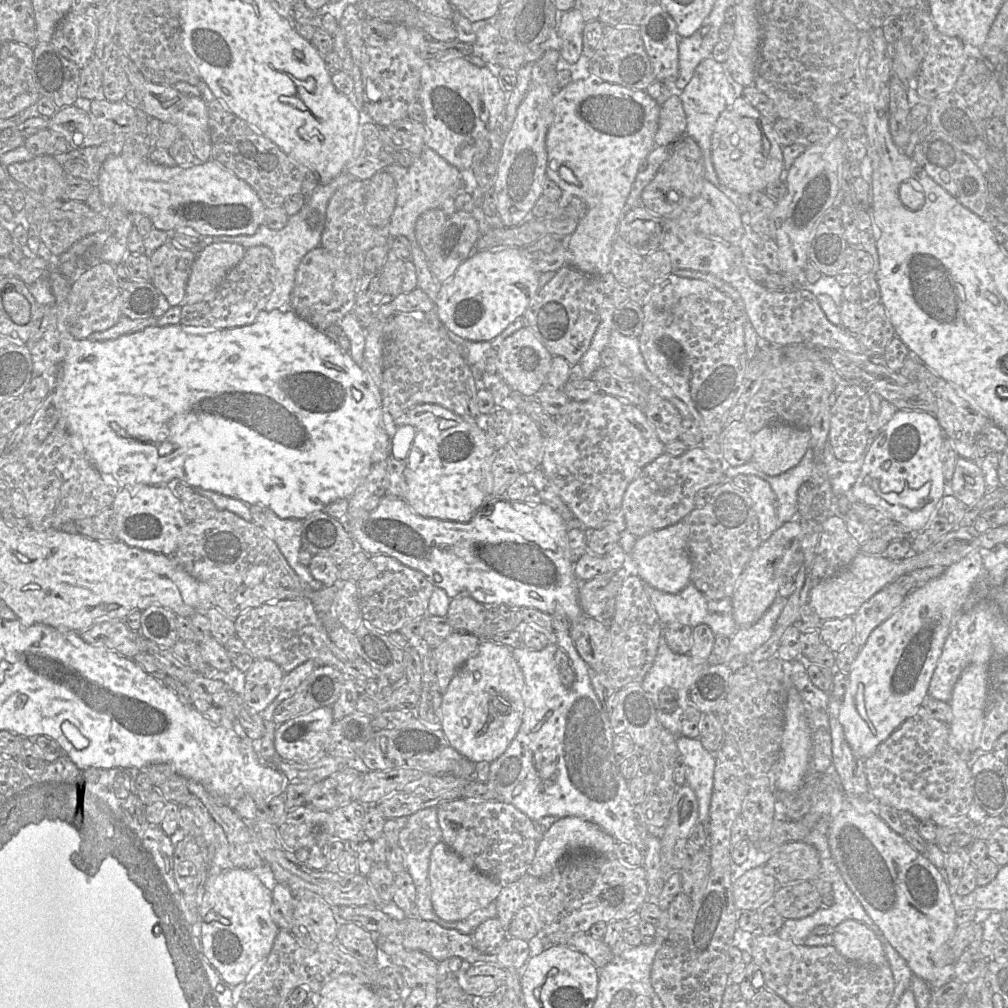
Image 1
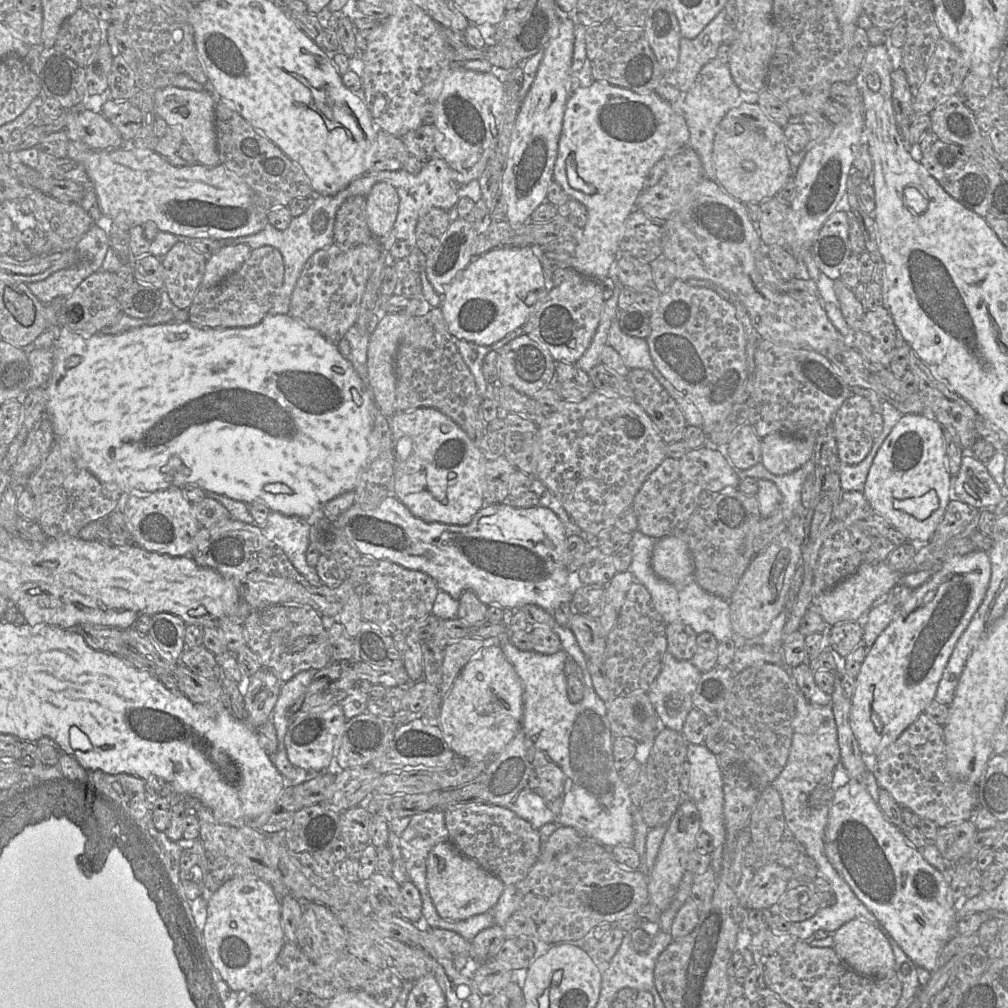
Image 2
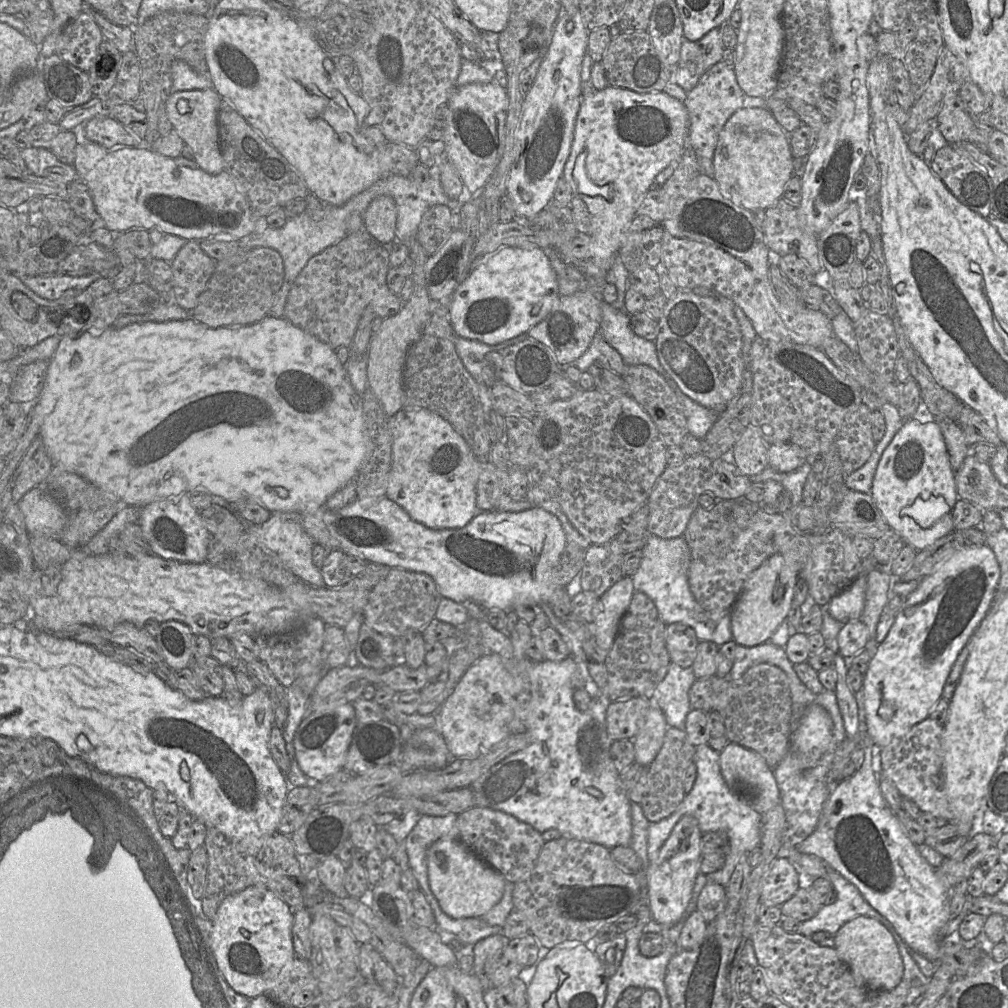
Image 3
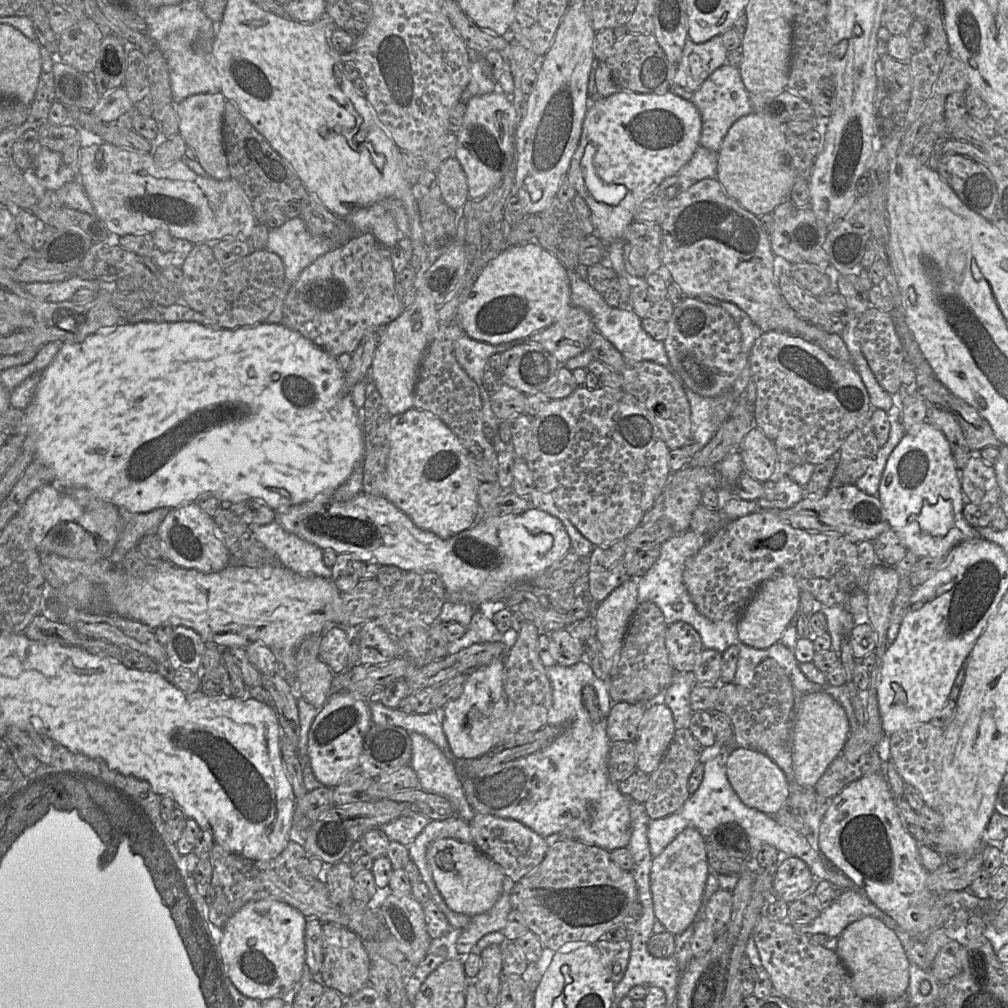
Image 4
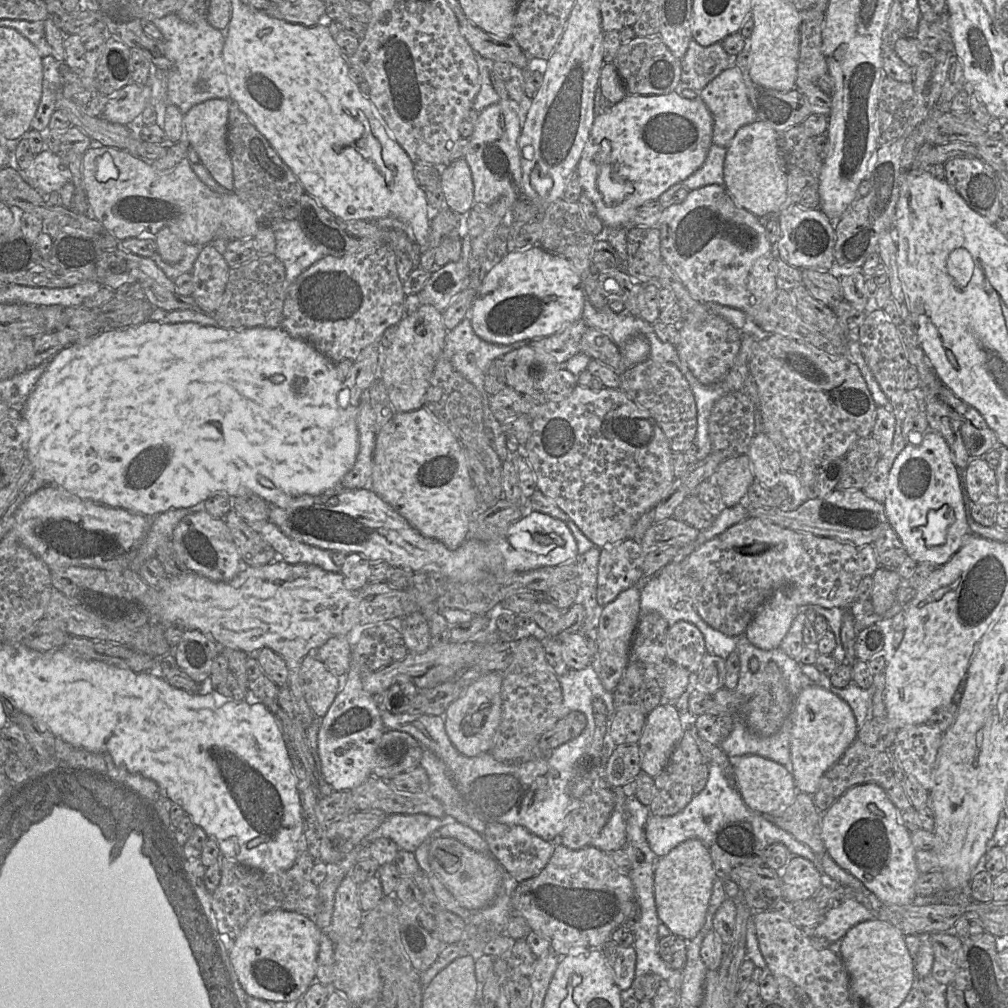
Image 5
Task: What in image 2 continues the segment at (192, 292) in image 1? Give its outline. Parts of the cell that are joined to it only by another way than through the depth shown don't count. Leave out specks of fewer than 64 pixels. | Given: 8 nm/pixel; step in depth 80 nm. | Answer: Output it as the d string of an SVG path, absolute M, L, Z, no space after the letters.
M246 244L228 245L222 247L216 254L207 256L200 287L211 288L219 284L243 264L251 250Z

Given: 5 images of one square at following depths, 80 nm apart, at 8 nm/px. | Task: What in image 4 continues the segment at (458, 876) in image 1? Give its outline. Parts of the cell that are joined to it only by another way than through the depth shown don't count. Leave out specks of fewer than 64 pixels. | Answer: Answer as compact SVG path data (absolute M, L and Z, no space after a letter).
M453 838L438 839L427 851L427 862L438 890L454 912L470 917L484 913L501 895L505 877L502 869L473 843L464 843Z

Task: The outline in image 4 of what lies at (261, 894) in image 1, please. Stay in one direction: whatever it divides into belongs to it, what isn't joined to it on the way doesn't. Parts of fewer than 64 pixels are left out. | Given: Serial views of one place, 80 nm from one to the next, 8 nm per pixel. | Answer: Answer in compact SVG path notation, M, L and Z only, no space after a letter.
M277 899L249 902L227 921L218 947L225 970L239 992L266 1001L282 998L301 980L312 980L305 961L306 922L300 911Z

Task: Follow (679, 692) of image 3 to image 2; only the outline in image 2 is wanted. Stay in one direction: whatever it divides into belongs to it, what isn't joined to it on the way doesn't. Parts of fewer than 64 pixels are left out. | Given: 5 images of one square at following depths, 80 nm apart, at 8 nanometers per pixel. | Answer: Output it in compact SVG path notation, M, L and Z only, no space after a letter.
M668 651L663 655L662 668L647 691L656 712L660 727L681 732L689 711L693 708L691 695L696 688L701 672L691 663L676 659Z

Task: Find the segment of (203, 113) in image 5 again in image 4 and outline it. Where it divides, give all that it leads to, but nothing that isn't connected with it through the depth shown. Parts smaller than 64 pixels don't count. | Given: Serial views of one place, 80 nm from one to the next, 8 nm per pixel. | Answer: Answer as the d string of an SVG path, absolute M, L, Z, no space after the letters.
M217 92L194 94L176 104L179 116L179 134L186 145L193 149L197 161L207 174L217 180L230 178L222 134L225 102L223 94Z

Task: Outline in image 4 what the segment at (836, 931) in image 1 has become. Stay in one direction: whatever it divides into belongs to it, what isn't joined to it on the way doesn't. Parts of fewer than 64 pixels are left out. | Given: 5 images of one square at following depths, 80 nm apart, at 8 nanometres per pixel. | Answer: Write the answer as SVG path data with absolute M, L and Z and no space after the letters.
M863 917L851 923L838 937L836 954L847 969L851 986L864 1000L892 1002L902 997L909 984L909 961L893 930L879 919Z

